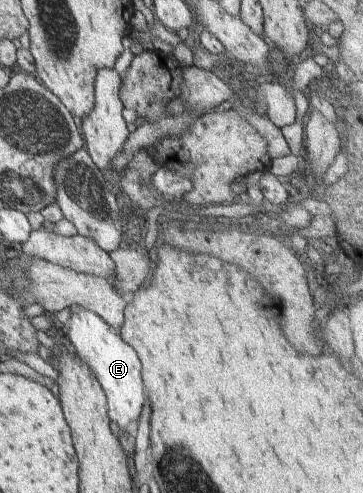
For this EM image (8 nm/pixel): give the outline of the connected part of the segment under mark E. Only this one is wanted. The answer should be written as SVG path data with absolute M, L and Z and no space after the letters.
M73 305L71 319L64 327L63 338L70 348L77 354L81 361L87 363L89 369L96 376L103 392L107 397L108 413L111 421L120 428L120 436L129 436L129 426L136 422L138 424L141 410L145 406L146 393L142 381L142 364L132 346L129 346L121 337L119 332L111 332L110 326L98 315L90 310Z

